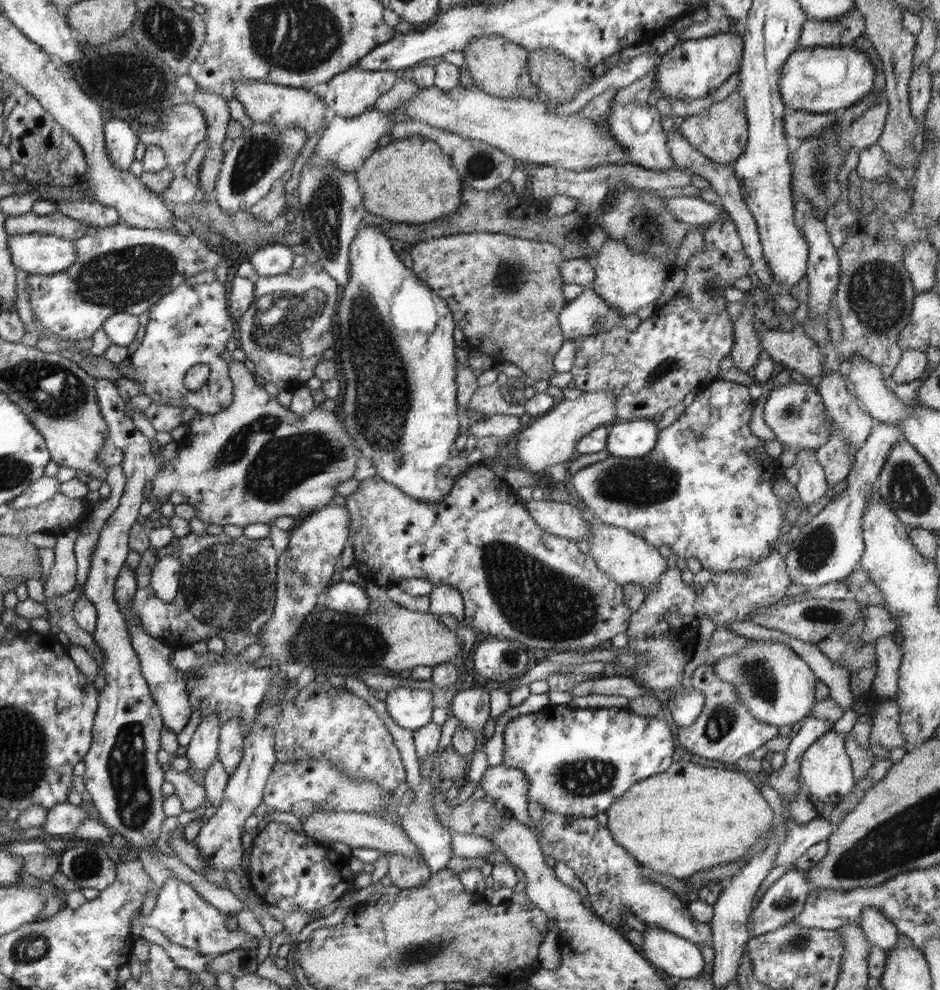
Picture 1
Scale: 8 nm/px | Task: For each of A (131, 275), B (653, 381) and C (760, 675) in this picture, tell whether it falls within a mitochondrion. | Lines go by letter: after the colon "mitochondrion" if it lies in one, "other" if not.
A: mitochondrion
B: mitochondrion
C: mitochondrion

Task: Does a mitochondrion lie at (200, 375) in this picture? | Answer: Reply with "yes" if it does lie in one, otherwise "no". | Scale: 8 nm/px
no

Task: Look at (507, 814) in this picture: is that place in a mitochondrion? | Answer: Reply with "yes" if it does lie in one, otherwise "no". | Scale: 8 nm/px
no

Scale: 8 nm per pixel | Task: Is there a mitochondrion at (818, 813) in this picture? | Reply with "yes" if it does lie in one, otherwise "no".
no

